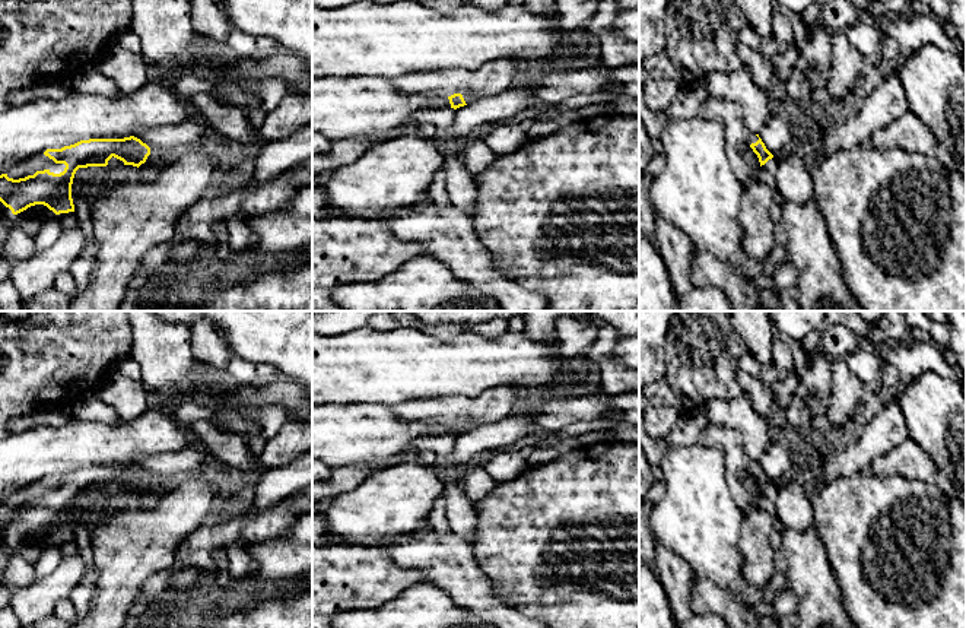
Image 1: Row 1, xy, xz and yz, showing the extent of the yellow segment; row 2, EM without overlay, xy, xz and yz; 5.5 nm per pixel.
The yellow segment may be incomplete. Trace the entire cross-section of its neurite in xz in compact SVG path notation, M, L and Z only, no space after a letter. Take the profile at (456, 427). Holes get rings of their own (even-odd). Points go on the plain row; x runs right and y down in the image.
M496 386L476 397L439 396L410 400L394 407L394 415L403 421L447 424L451 435L496 424L512 413L515 403L528 391L517 386Z

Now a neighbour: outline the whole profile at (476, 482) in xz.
M470 466L460 472L461 485L473 504L482 501L498 485L484 466Z

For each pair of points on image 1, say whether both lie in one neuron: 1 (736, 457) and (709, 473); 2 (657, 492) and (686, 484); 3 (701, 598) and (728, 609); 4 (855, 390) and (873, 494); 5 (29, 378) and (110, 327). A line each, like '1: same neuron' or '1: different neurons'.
1: different neurons
2: different neurons
3: same neuron
4: different neurons
5: same neuron

